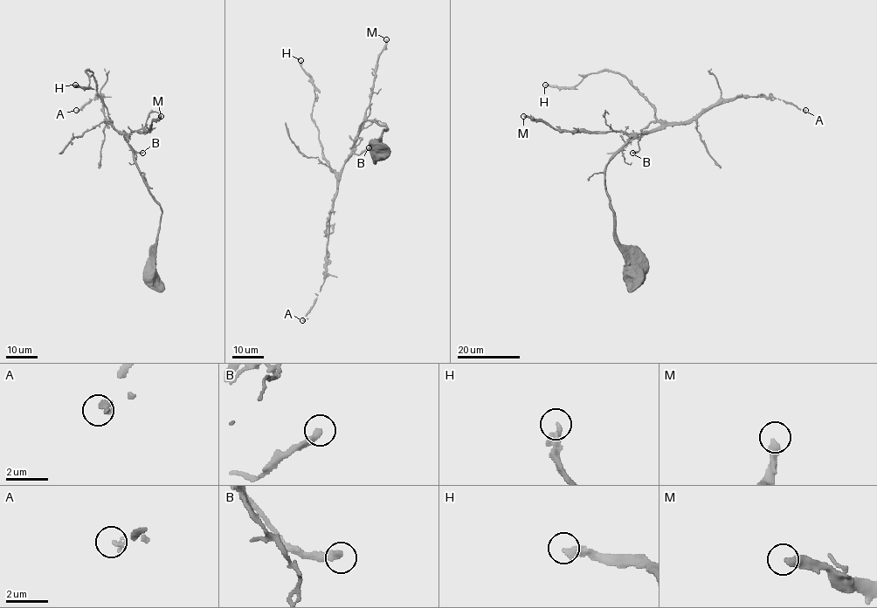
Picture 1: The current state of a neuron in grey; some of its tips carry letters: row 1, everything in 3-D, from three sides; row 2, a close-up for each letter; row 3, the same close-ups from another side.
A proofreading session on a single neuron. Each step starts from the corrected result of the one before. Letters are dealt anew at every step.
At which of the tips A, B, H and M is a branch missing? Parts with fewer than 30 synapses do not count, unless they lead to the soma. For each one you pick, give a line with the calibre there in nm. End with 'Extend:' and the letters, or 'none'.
M: 360 nm
Extend: M

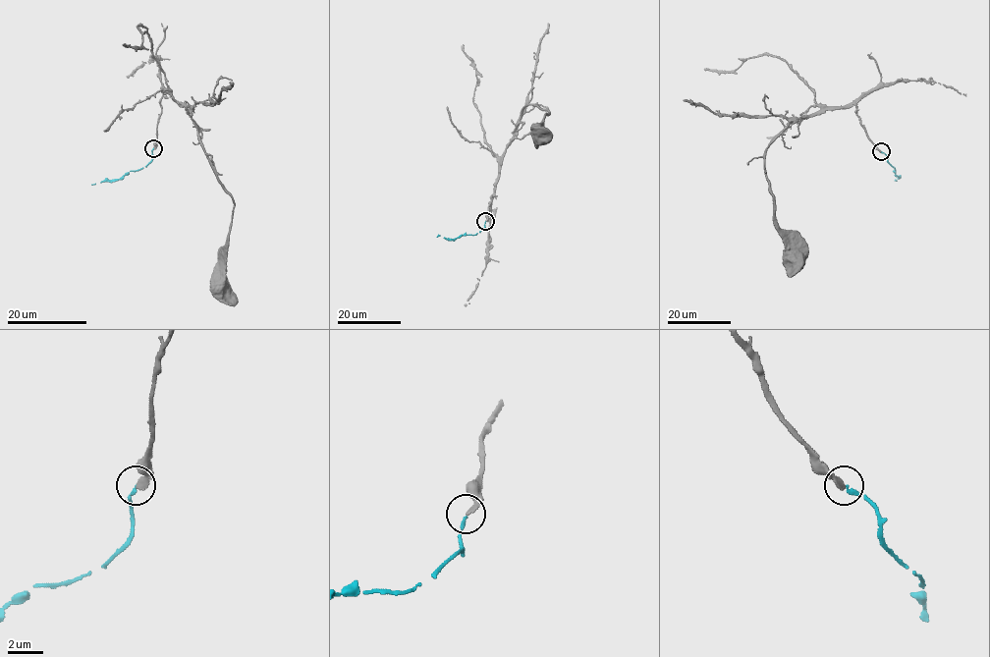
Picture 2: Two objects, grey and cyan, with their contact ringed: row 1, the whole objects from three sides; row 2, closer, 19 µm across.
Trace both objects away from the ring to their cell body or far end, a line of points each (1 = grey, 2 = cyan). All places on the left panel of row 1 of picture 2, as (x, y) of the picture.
1: (153, 147), (164, 89), (188, 107), (197, 138), (234, 203), (226, 269), (218, 276), (219, 281)
2: (153, 147), (152, 159), (139, 170), (126, 173), (115, 181), (91, 185)

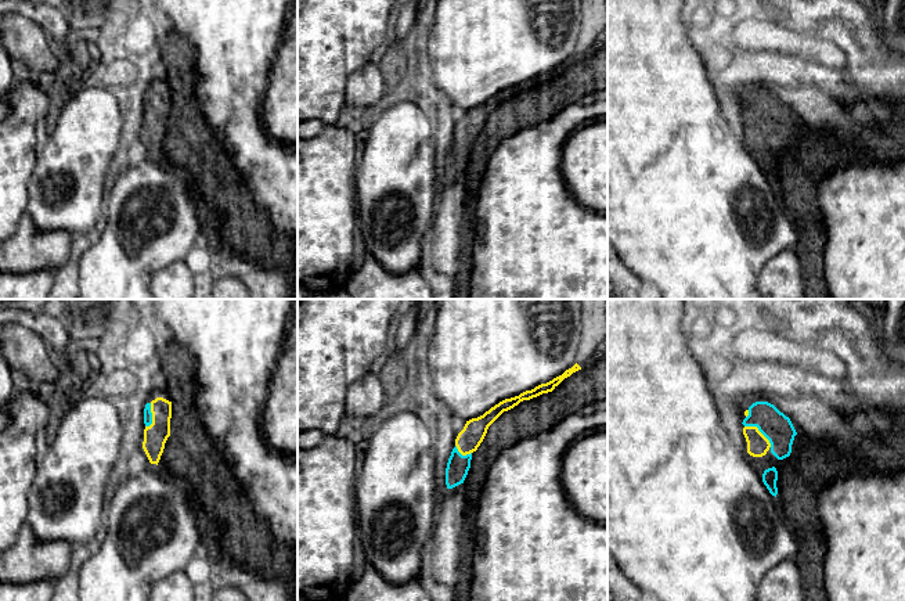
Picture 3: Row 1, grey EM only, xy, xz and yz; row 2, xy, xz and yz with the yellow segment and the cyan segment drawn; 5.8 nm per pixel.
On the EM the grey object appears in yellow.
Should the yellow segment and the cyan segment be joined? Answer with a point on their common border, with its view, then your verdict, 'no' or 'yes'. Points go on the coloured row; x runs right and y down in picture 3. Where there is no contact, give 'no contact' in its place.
yz (759, 431) | yes

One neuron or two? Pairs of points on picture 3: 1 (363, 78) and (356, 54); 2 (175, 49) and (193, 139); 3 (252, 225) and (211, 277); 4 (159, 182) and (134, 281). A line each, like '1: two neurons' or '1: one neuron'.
1: two neurons
2: one neuron
3: two neurons
4: one neuron

